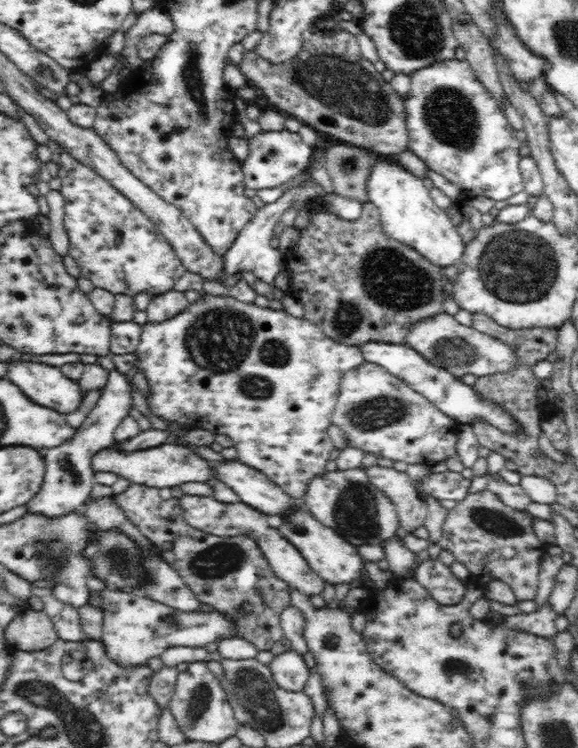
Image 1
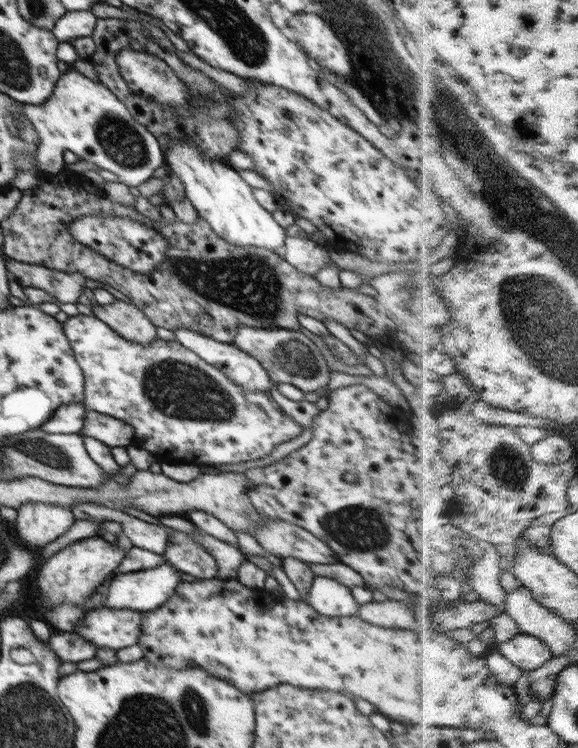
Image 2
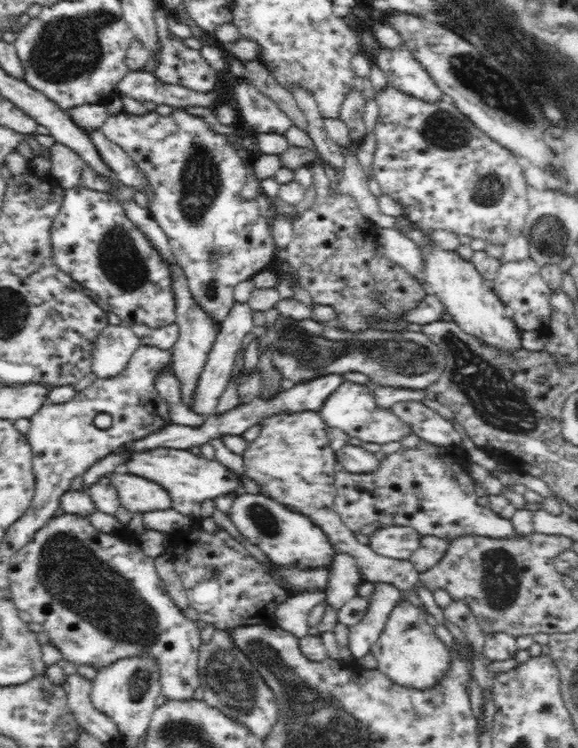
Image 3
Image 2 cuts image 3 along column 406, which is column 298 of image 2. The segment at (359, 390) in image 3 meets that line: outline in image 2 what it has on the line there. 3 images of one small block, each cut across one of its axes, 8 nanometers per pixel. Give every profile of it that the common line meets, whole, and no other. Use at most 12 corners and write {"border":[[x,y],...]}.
{"border":[[62,323],[86,410],[160,461],[256,460],[302,426],[178,341]]}

